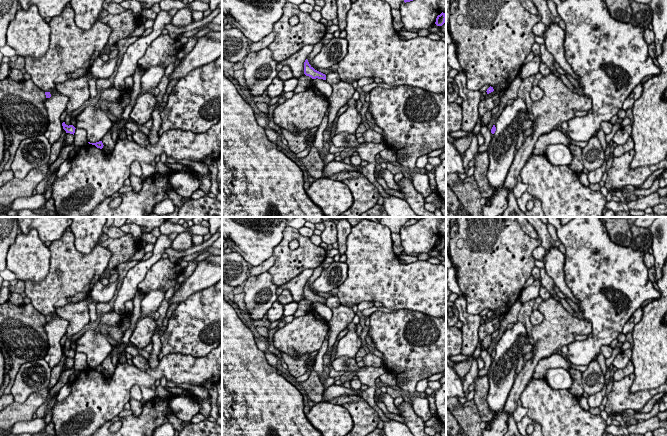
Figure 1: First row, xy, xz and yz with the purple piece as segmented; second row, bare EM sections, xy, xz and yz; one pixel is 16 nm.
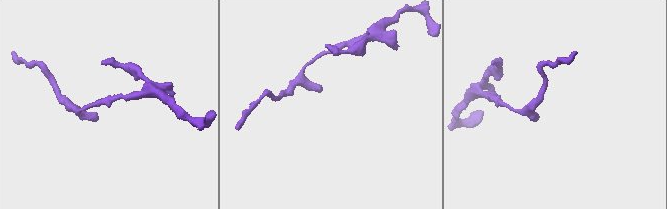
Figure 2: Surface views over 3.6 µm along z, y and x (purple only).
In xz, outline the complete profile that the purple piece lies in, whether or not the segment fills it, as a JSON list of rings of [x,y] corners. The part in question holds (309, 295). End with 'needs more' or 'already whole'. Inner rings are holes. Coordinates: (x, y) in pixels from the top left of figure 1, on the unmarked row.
[[[306,283],[304,286],[304,298],[306,300],[311,301],[312,303],[323,303],[326,304],[326,299],[315,294],[308,286],[308,284]]]; already whole

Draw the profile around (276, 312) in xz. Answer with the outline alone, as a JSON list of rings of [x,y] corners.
[[[276,300],[272,307],[267,312],[267,318],[272,323],[279,319],[282,319],[284,317],[284,308],[283,304],[279,303],[278,300]]]

